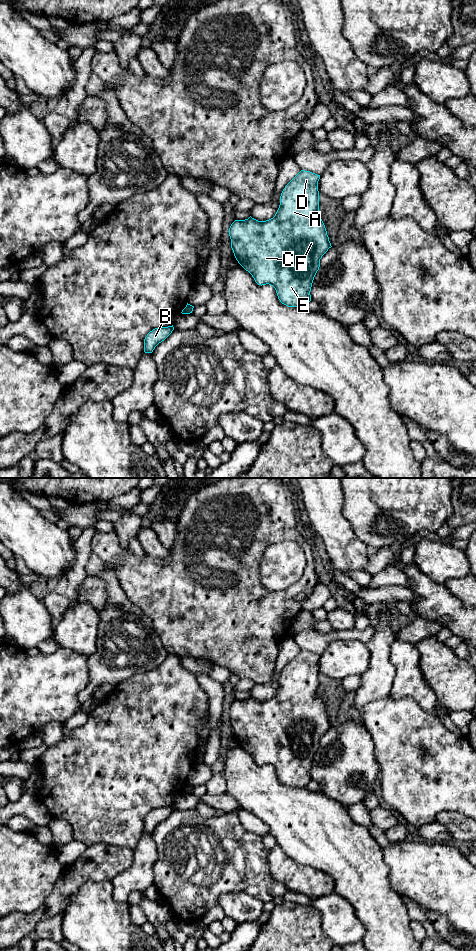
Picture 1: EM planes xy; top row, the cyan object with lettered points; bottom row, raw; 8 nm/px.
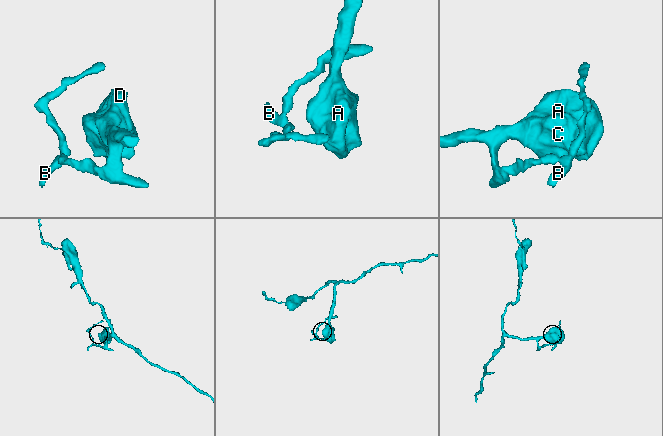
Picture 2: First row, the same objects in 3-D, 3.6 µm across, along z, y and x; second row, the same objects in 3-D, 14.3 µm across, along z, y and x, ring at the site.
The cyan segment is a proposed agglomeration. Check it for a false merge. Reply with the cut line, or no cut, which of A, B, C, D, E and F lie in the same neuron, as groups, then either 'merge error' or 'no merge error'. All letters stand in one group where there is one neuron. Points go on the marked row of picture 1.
cut xy (184, 308), (185, 311), (183, 313); groups A C D E F / B; merge error

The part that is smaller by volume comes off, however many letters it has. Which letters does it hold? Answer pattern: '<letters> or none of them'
B

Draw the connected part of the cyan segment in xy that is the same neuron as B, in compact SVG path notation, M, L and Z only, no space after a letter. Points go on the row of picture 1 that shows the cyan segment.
M173 325L168 327L155 328L150 331L144 339L144 352L152 353L155 347L164 341L174 330Z

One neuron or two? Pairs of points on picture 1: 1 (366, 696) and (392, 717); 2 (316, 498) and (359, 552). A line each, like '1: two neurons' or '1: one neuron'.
1: two neurons
2: one neuron

